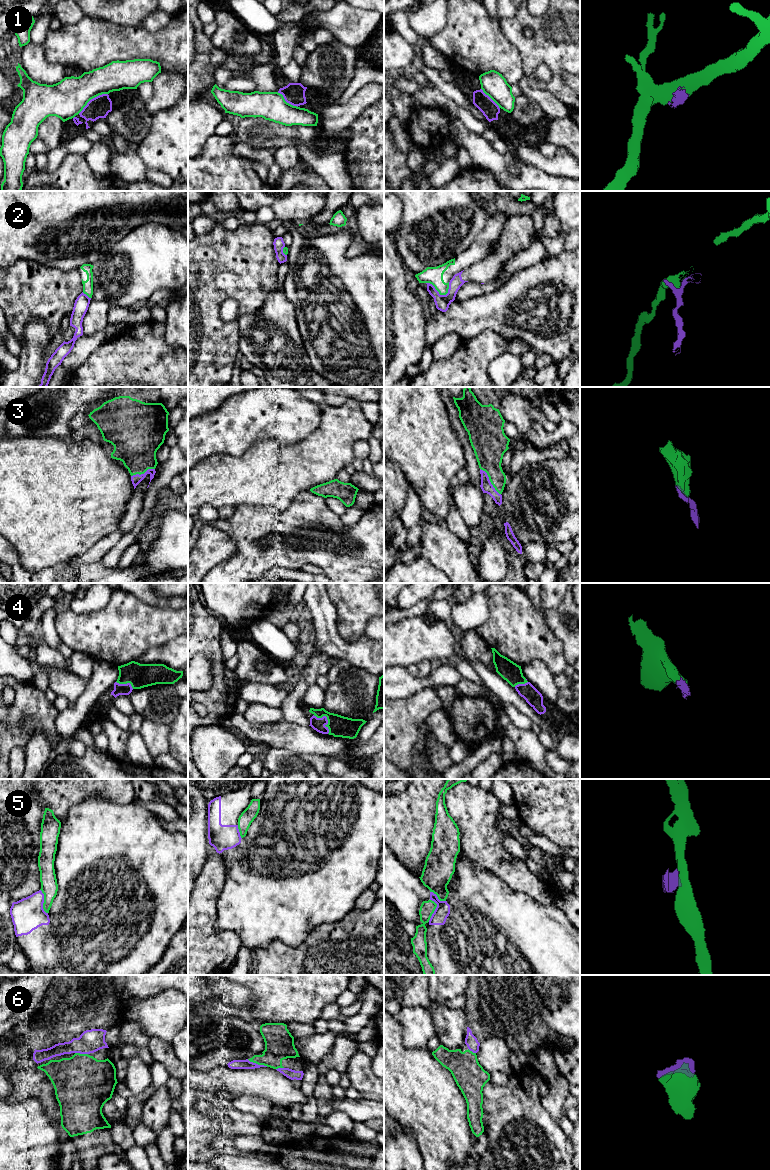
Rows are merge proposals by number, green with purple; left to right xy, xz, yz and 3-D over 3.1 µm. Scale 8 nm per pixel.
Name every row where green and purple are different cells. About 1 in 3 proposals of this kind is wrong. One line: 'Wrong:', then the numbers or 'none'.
Wrong: 1, 2, 5

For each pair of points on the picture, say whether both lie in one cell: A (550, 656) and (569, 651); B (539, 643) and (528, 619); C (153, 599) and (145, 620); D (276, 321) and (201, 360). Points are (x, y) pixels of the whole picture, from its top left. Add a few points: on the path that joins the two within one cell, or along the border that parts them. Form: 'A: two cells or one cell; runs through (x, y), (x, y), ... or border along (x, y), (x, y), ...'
A: two cells; border along (552, 632), (563, 647), (563, 654), (567, 663)
B: one cell; runs through (533, 637), (532, 625)
C: two cells; border along (131, 593), (150, 604), (167, 607)
D: two cells; border along (237, 320), (239, 350)

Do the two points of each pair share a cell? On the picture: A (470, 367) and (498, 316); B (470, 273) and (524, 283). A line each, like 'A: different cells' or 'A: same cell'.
A: different cells
B: different cells

